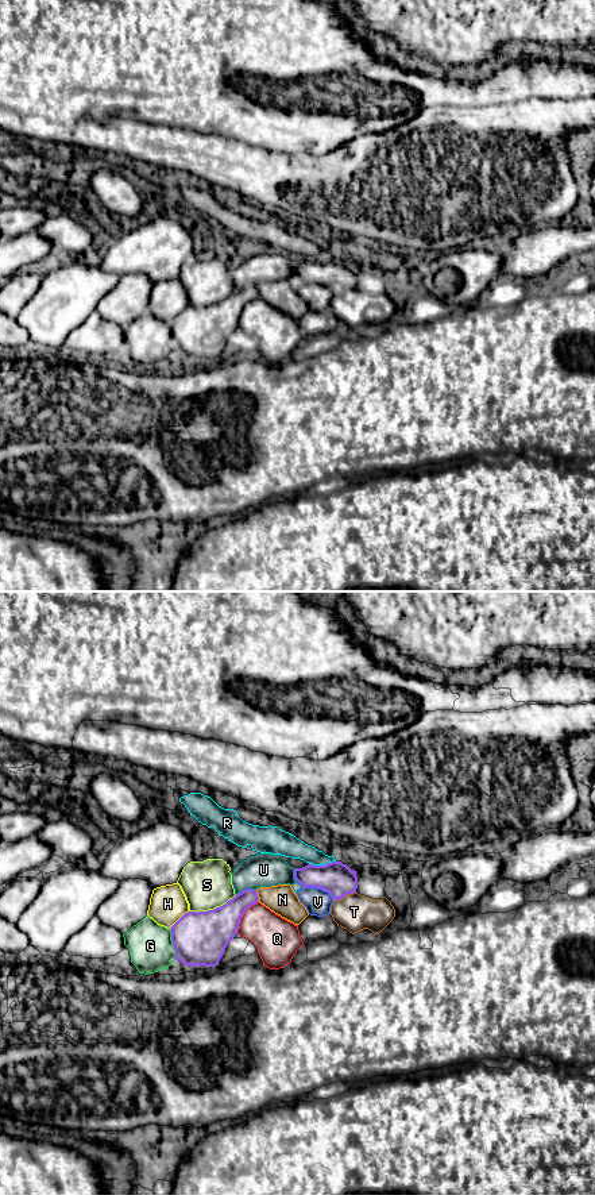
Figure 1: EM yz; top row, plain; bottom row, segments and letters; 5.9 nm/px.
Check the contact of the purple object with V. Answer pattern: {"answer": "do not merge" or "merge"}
{"answer": "do not merge"}

